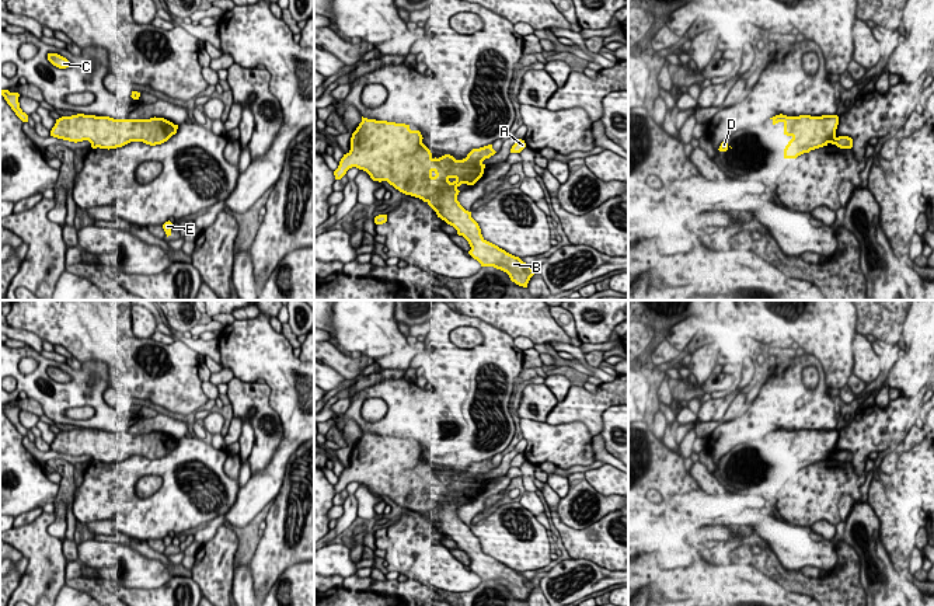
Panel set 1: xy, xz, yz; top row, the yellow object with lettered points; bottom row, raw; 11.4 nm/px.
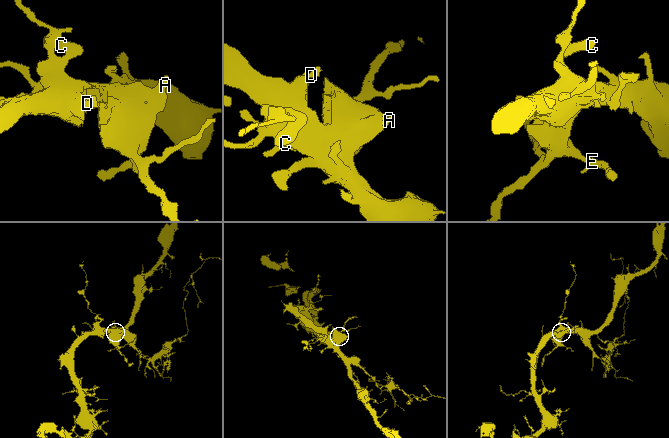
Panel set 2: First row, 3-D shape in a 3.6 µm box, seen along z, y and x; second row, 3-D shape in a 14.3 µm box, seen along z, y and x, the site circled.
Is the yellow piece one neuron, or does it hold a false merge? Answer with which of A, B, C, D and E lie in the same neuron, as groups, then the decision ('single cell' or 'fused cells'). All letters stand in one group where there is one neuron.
A B C D E | single cell

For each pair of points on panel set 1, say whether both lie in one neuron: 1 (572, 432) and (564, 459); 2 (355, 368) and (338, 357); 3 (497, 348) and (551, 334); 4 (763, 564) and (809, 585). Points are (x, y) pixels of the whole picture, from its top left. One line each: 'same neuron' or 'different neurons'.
1: same neuron
2: same neuron
3: different neurons
4: same neuron

